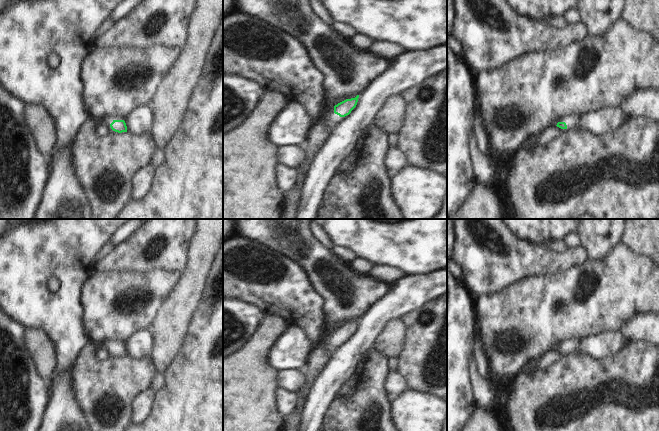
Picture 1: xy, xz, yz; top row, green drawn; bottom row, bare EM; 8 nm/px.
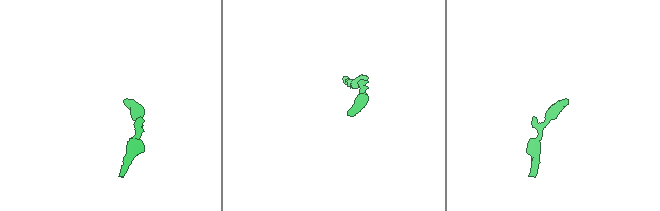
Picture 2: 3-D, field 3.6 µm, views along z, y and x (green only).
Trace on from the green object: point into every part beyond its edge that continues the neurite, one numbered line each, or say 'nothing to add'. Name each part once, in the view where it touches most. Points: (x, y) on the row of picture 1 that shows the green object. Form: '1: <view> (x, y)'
1: xz (332, 119)

